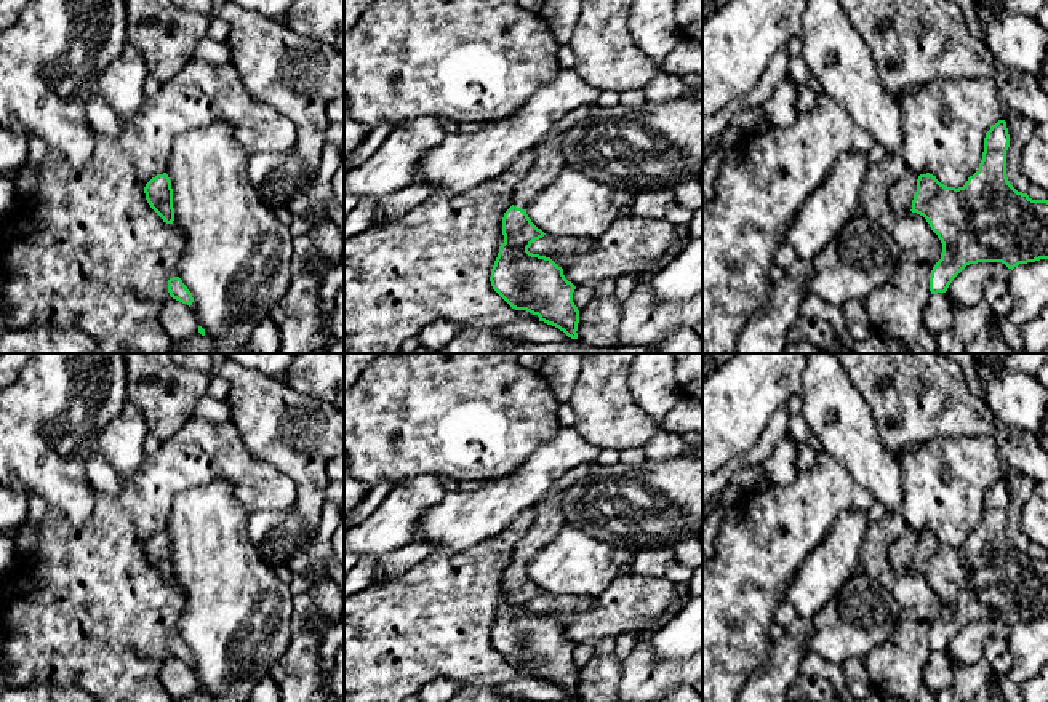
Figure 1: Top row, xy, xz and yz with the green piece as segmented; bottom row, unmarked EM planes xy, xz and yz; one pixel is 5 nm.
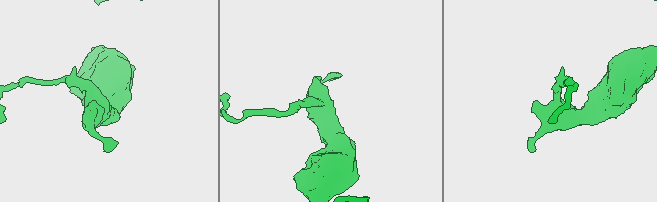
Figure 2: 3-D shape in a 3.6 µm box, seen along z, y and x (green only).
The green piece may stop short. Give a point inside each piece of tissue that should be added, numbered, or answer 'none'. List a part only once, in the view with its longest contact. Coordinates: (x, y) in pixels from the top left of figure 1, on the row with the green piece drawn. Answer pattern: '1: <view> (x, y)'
1: yz (900, 194)

